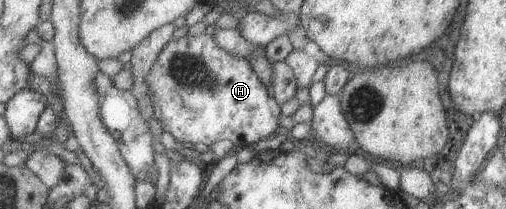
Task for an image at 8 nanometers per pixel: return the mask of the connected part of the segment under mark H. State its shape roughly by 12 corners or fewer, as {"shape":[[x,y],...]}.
{"shape":[[204,32],[150,72],[155,118],[184,145],[274,136],[281,104]]}

